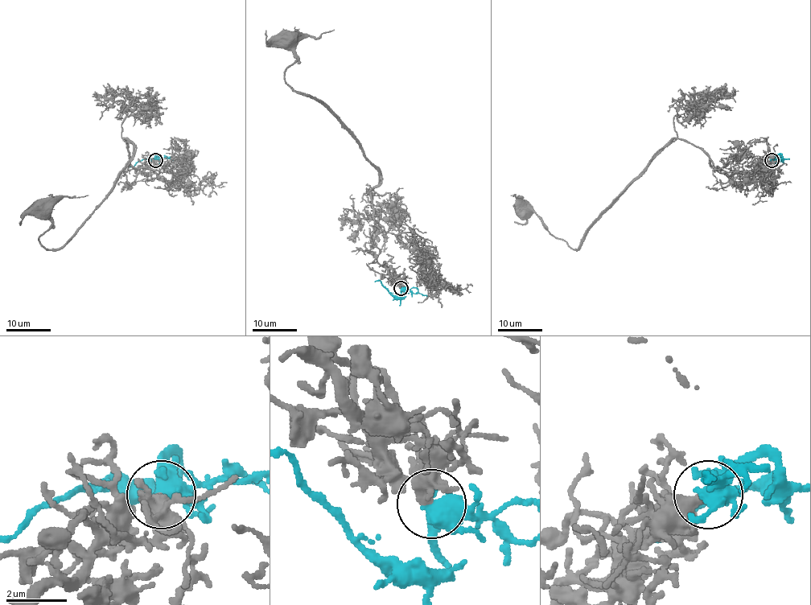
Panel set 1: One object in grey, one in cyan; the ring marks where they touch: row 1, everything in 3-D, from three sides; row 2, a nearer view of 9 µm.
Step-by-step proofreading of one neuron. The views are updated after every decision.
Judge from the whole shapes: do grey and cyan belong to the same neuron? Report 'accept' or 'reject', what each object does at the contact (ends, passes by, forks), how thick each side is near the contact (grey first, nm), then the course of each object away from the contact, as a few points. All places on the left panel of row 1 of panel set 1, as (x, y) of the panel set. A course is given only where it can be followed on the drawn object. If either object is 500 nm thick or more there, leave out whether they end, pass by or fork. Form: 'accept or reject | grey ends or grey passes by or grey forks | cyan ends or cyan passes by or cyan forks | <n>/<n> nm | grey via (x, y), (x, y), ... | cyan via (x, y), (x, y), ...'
accept | grey passes by | cyan forks | 280/420 nm | grey via (154, 160), (131, 185), (125, 139), (133, 157), (62, 246), (47, 249), (39, 240), (51, 220), (43, 208) | cyan via (154, 160), (157, 154), (156, 158), (142, 159), (129, 167)

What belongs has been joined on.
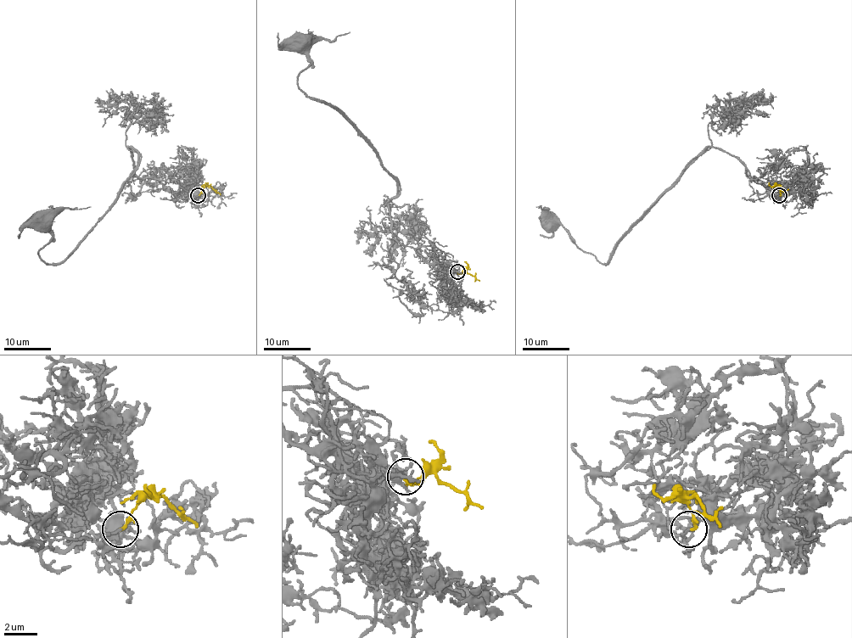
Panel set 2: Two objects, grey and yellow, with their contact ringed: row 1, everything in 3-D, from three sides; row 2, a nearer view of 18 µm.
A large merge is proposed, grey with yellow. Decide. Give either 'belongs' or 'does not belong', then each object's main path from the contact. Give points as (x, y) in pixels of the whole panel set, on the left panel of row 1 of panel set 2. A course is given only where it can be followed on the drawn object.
does not belong; course grey (198, 196), (139, 178), (129, 148), (137, 166), (63, 260), (47, 264), (38, 254), (51, 233), (43, 221); course yellow (198, 196), (206, 187), (211, 187), (221, 194)

